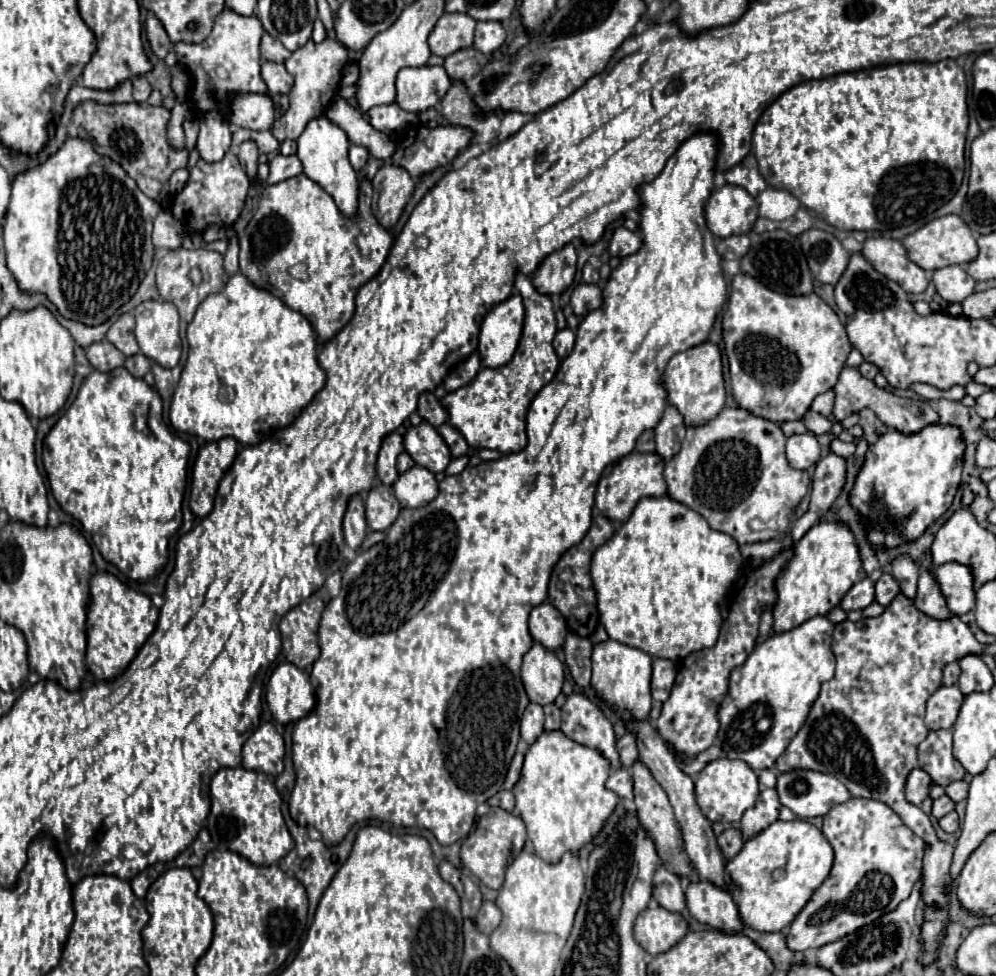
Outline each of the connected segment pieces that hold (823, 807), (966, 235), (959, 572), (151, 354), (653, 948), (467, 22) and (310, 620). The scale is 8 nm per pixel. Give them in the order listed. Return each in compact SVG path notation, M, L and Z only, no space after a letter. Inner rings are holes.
M793 769L793 771L779 773L775 789L779 793L781 805L789 807L801 819L811 819L811 817L819 817L819 815L823 817L829 813L829 809L833 805L843 803L851 797L849 789L837 777L827 775L827 773L819 773L819 771L809 771L809 769Z
M945 215L929 221L929 225L923 225L915 233L907 235L903 239L903 245L909 249L909 259L925 271L937 271L949 265L967 265L979 255L977 239L959 215Z
M945 563L933 569L933 579L937 581L941 595L947 601L947 607L953 615L965 615L975 609L975 591L973 575L965 565Z
M145 301L135 309L135 337L145 357L165 369L173 369L181 359L179 313L175 305Z
M649 905L639 913L633 927L635 941L653 957L669 951L687 931L687 921L679 913L669 913L659 905Z
M445 13L429 35L429 49L433 55L447 57L455 51L473 47L473 33L477 21L465 13Z
M311 595L297 607L293 607L281 619L279 631L283 641L283 655L289 663L305 669L319 657L319 621L325 611L325 603L319 595Z

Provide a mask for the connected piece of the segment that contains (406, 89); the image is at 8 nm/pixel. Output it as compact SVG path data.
M443 66L407 67L397 73L397 99L395 103L409 113L425 113L433 109L447 91L451 79Z

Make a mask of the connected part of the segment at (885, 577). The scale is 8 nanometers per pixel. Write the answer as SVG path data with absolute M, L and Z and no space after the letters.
M883 573L881 579L875 583L875 591L877 591L875 601L887 607L899 595L899 585L897 585L897 581L889 573Z

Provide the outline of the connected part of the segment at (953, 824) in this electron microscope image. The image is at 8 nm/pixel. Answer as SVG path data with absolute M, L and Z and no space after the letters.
M955 811L947 813L943 819L939 819L939 827L945 831L945 833L955 833L959 829L959 817Z

